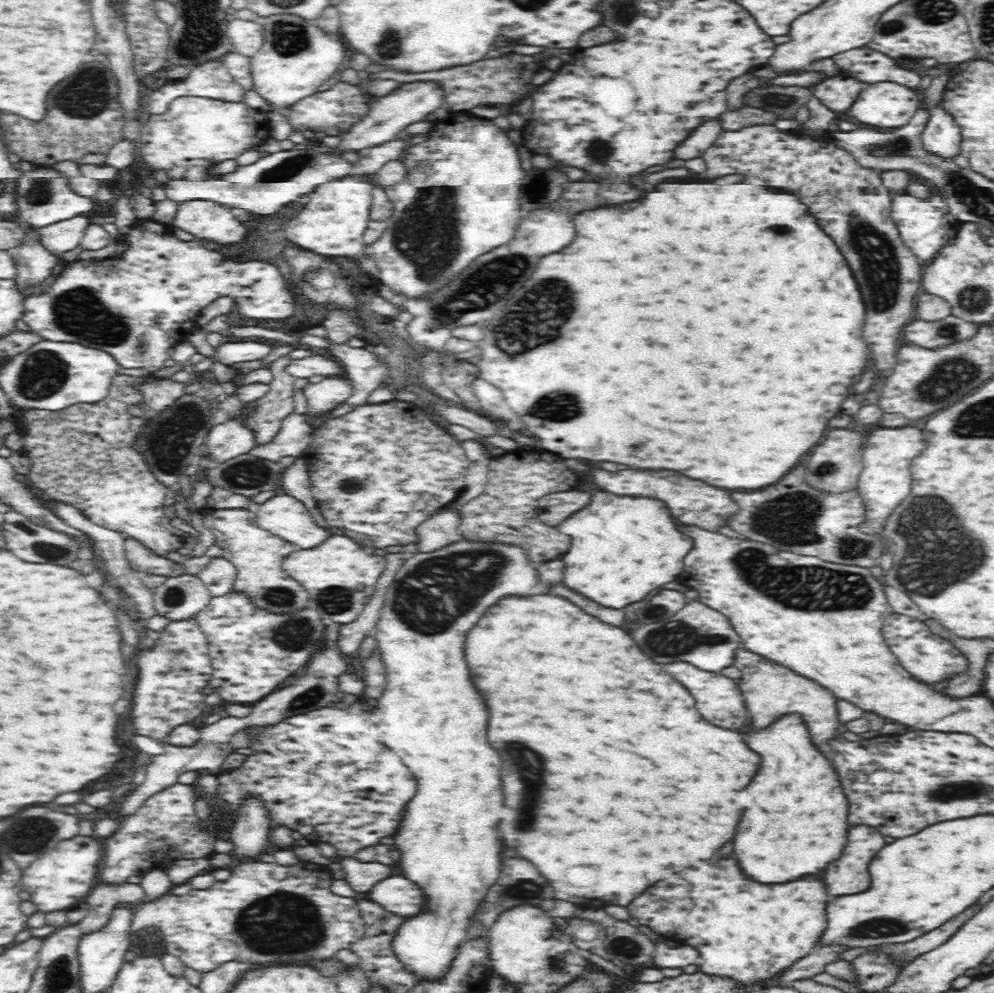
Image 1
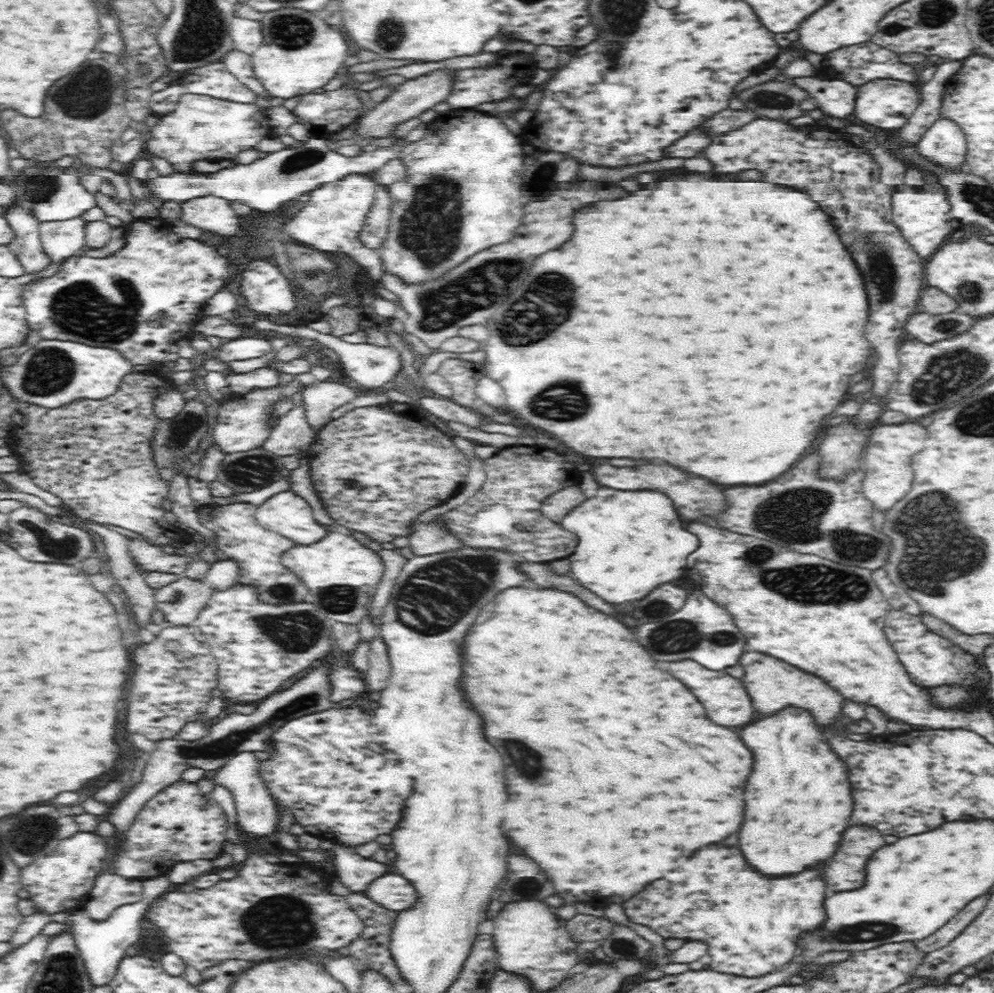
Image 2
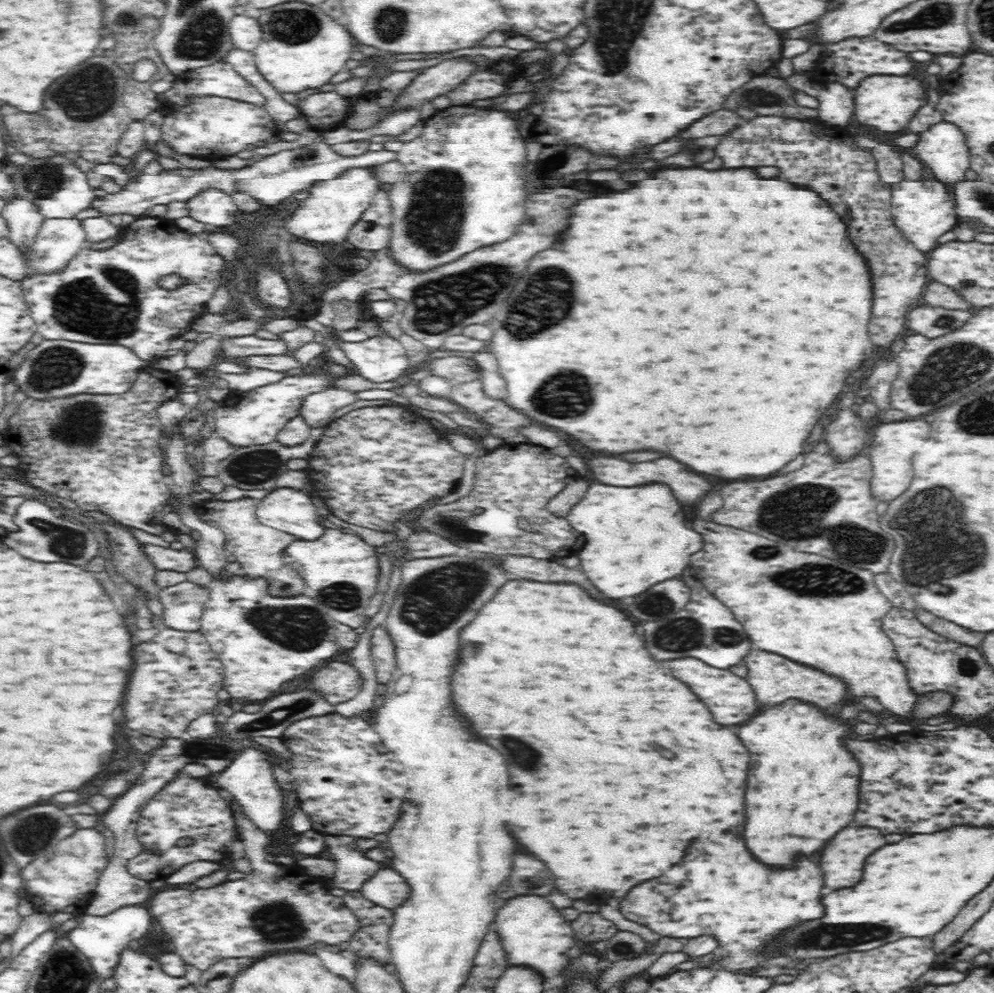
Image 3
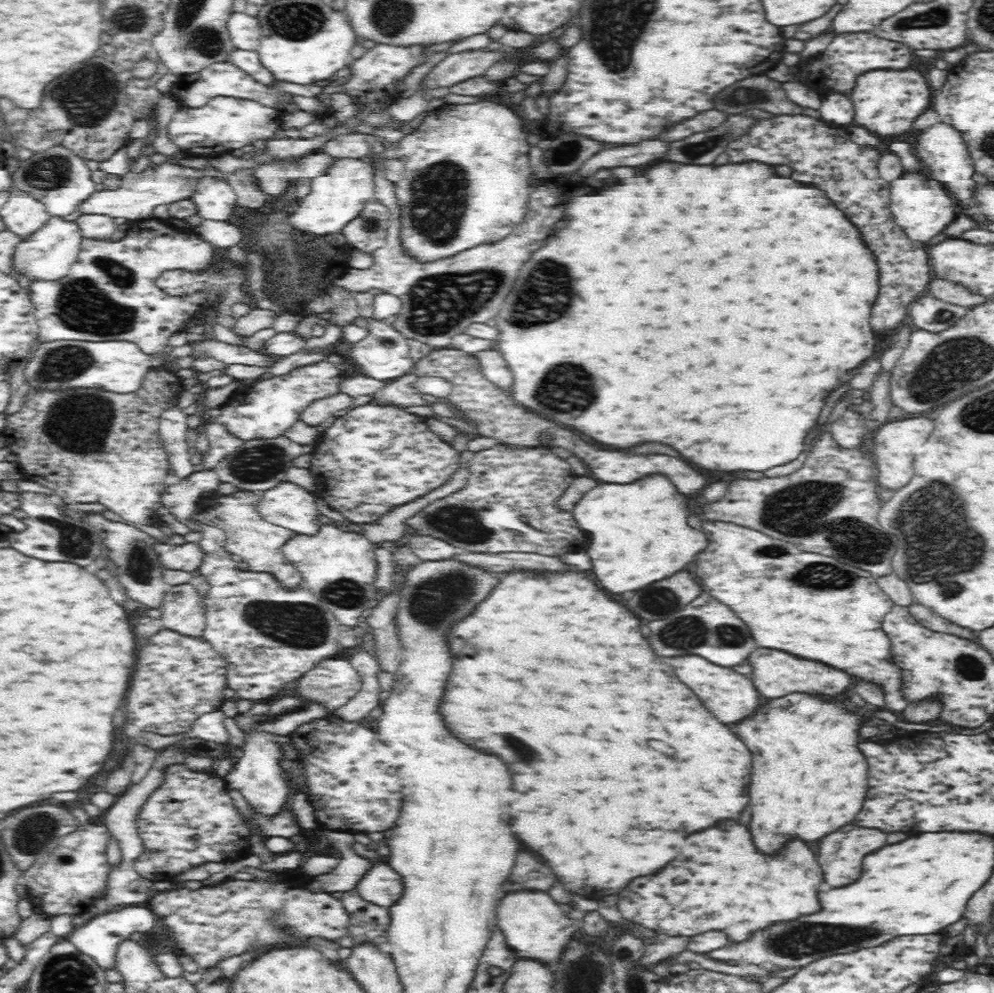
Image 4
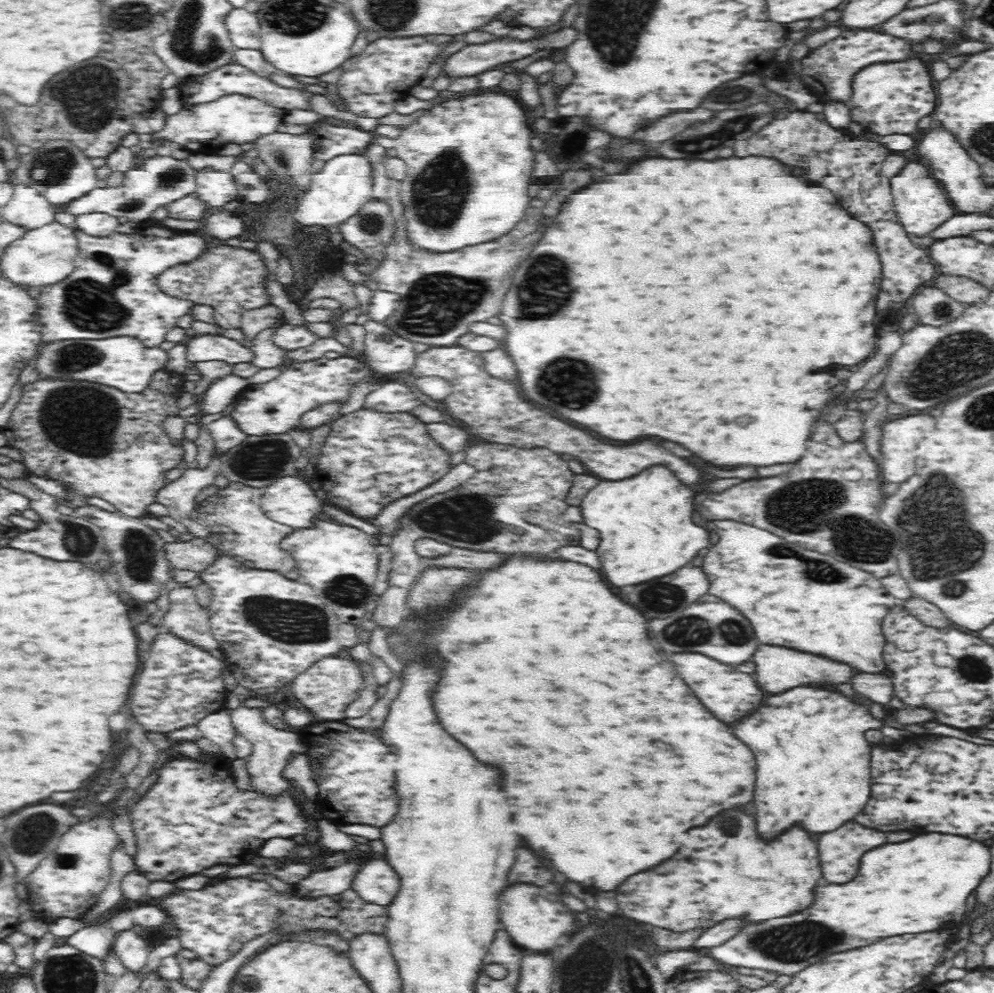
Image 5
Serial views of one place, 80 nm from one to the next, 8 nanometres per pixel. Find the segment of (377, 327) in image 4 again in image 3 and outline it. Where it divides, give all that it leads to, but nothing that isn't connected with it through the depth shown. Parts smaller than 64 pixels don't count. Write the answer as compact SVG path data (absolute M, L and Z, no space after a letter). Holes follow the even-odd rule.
M381 330L368 340L339 341L339 345L346 360L350 362L350 369L344 372L356 374L374 384L396 380L412 366L402 343Z

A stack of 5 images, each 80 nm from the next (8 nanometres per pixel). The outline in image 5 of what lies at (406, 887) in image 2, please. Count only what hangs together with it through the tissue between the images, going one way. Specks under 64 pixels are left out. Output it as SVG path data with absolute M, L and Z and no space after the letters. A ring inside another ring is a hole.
M368 860L360 878L354 882L354 890L372 904L390 905L398 895L398 874L386 860Z

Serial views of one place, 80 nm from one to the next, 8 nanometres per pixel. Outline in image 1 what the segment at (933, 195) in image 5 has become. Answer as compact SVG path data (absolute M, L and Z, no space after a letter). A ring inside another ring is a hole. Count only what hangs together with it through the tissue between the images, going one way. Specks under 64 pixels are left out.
M936 189L934 190L936 196L930 198L930 200L920 200L910 196L910 194L906 194L904 197L893 196L892 200L893 221L896 222L895 225L900 230L899 233L904 244L912 251L917 260L922 262L922 265L925 265L924 262L928 264L931 260L934 260L940 250L944 246L948 246L950 238L954 238L956 232L958 232L958 228L950 224L950 220L954 217L946 206L944 198L940 197Z

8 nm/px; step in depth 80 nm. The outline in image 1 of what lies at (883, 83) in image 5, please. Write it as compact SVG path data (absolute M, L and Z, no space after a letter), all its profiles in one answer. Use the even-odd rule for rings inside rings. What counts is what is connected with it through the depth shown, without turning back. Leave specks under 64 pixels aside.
M868 84L848 108L848 116L878 128L904 127L916 114L920 99L898 84Z

